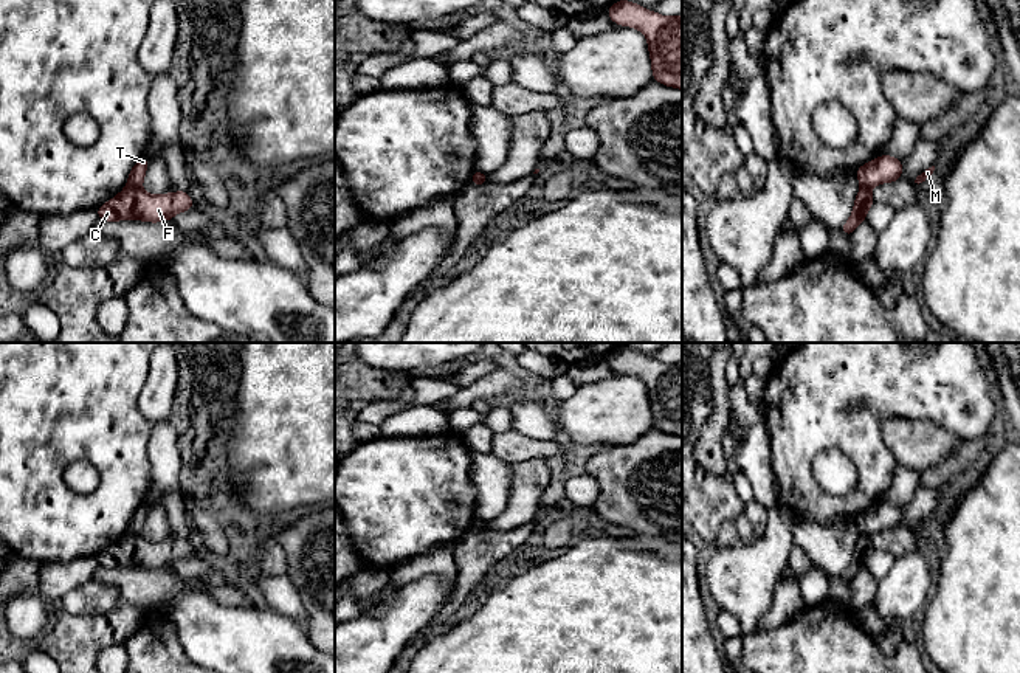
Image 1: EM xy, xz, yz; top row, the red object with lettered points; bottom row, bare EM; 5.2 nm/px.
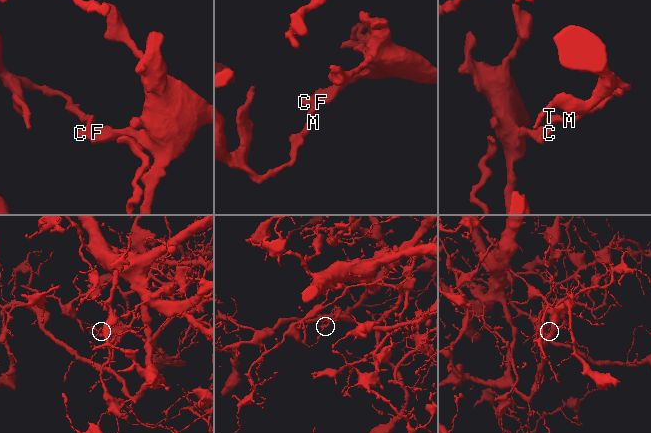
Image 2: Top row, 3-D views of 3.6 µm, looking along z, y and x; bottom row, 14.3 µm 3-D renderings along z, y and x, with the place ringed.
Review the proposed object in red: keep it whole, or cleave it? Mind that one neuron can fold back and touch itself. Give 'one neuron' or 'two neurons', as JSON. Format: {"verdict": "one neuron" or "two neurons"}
{"verdict": "two neurons"}

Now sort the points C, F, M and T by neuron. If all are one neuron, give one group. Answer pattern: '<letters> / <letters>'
C F / M T

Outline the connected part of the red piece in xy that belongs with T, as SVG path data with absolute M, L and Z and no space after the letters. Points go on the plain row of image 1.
M146 502L135 510L133 516L129 521L127 533L141 535L146 524L147 512L149 506Z

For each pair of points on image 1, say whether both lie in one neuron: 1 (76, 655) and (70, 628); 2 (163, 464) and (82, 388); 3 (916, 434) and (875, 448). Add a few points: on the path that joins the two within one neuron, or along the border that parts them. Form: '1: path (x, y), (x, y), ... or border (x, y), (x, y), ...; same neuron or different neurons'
1: path (75, 648), (70, 635); same neuron
2: border (154, 425), (148, 444), (149, 484); different neurons
3: border (890, 416), (882, 424), (882, 438), (898, 462); different neurons

